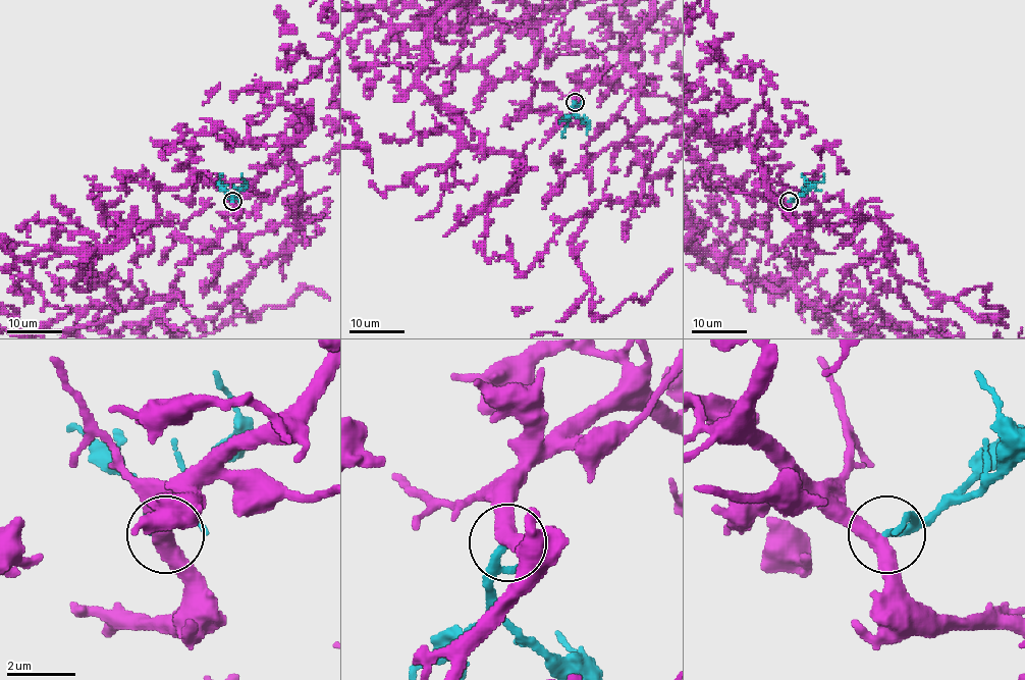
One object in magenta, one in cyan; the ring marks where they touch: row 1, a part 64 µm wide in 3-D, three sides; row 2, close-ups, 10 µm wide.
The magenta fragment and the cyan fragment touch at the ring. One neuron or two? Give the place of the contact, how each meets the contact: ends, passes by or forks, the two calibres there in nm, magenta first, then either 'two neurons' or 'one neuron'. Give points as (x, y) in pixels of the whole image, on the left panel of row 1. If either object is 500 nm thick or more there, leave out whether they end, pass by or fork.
(232, 201) | magenta passes by | cyan passes by | 440/170 nm | two neurons

